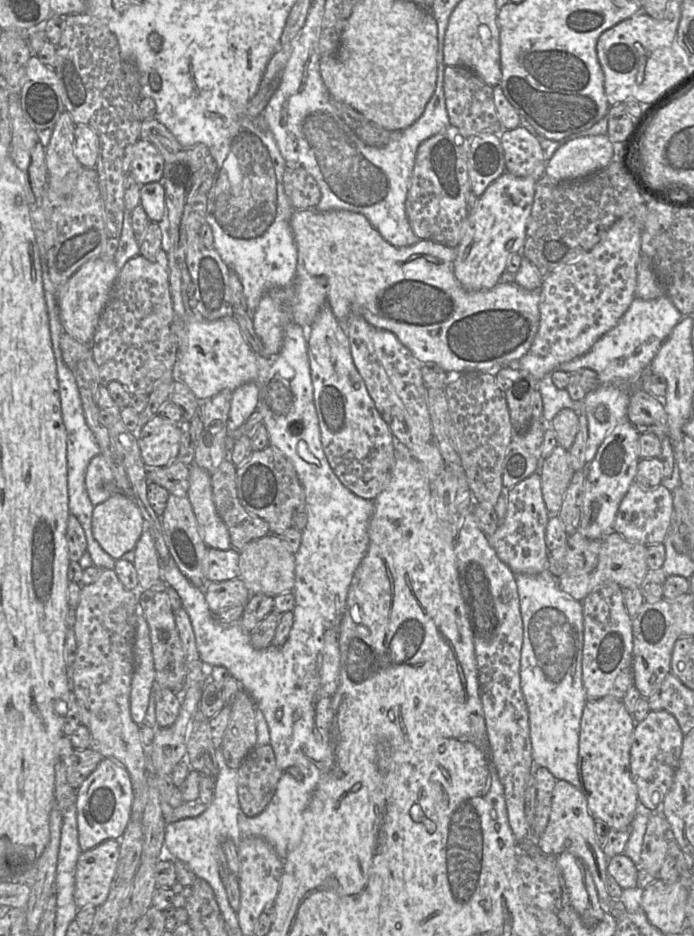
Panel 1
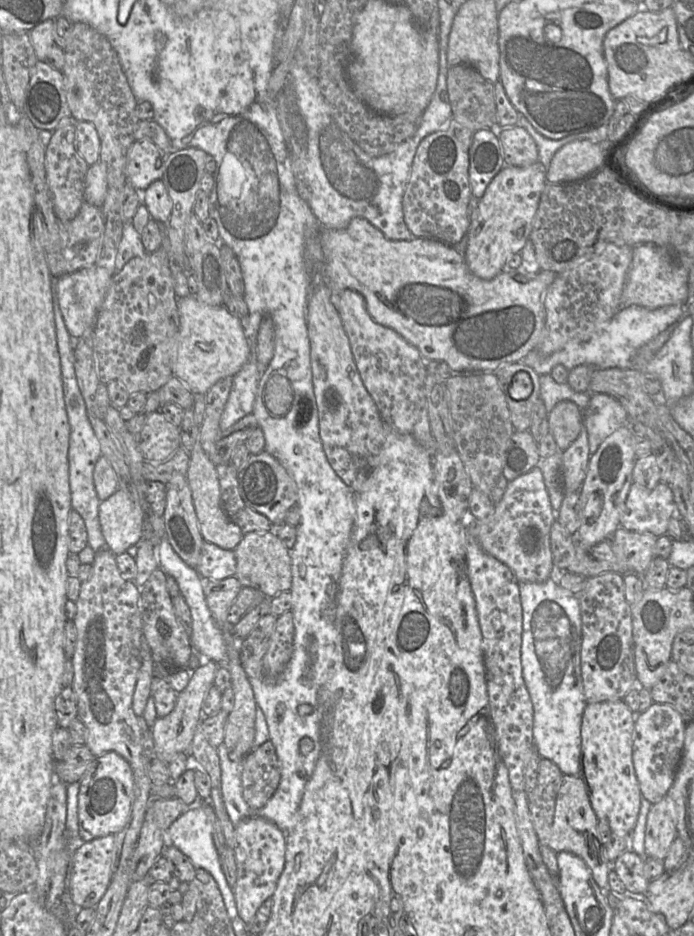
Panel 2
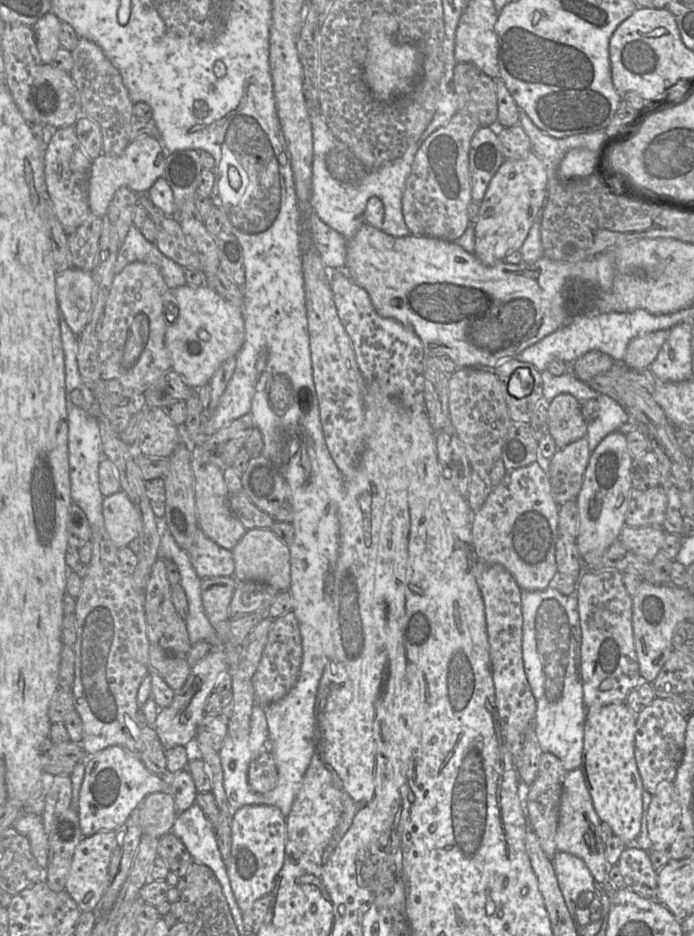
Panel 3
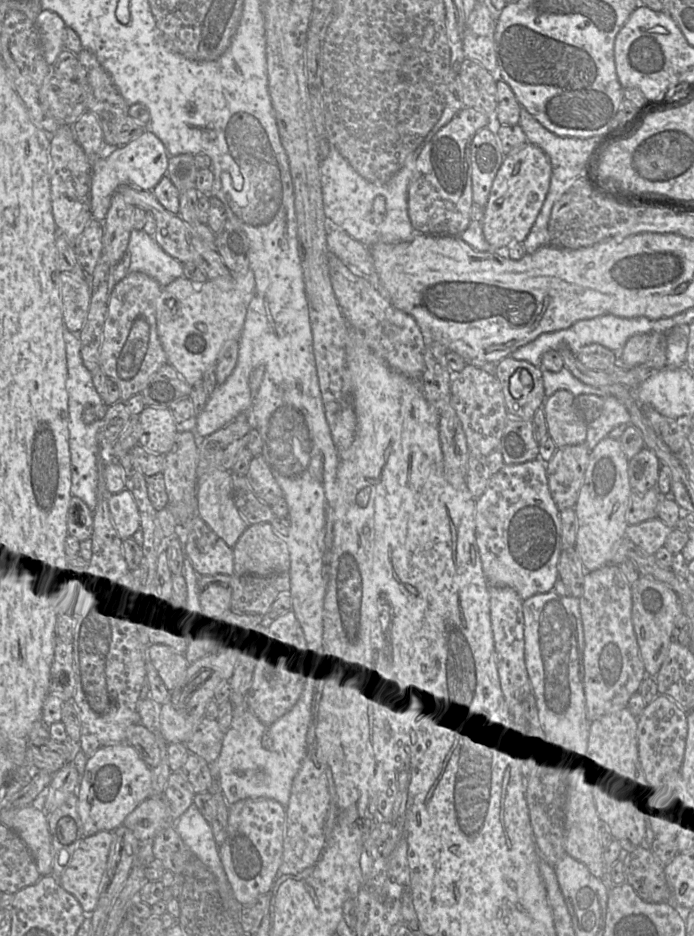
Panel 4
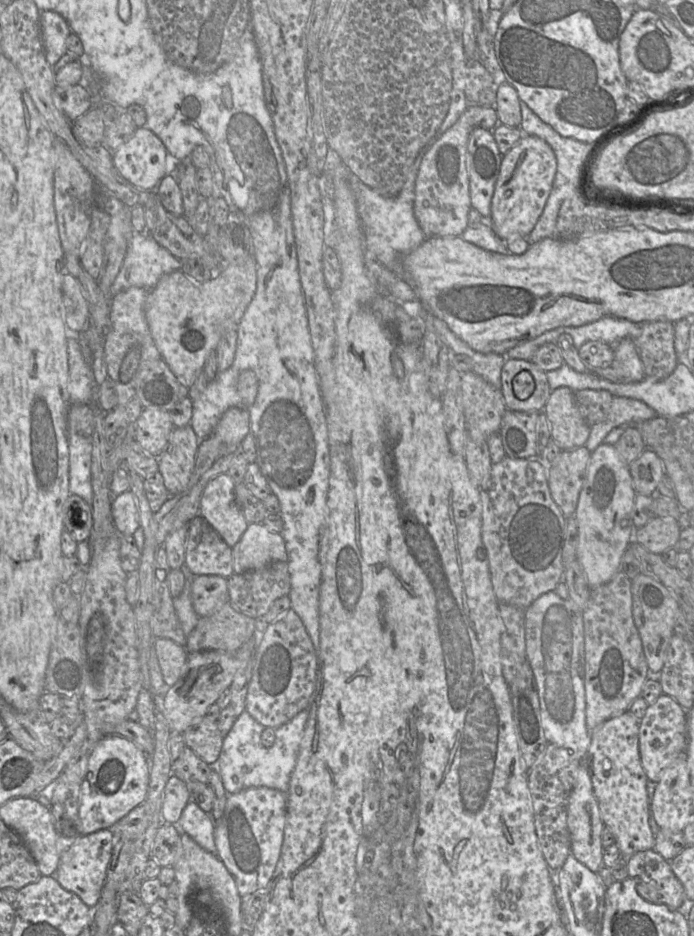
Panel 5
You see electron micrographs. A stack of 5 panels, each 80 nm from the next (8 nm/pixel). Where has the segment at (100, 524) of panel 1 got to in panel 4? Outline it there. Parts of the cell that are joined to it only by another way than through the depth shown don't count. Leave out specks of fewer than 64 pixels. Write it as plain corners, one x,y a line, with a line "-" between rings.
124,489
108,499
112,524
121,540
131,538
140,528
140,515
132,494

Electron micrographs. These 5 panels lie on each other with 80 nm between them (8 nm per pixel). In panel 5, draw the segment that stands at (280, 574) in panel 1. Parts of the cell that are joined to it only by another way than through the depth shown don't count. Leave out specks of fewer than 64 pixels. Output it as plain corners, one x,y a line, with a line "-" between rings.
250,523
232,548
232,554
236,574
260,569
277,561
288,562
282,535
269,530
263,523

